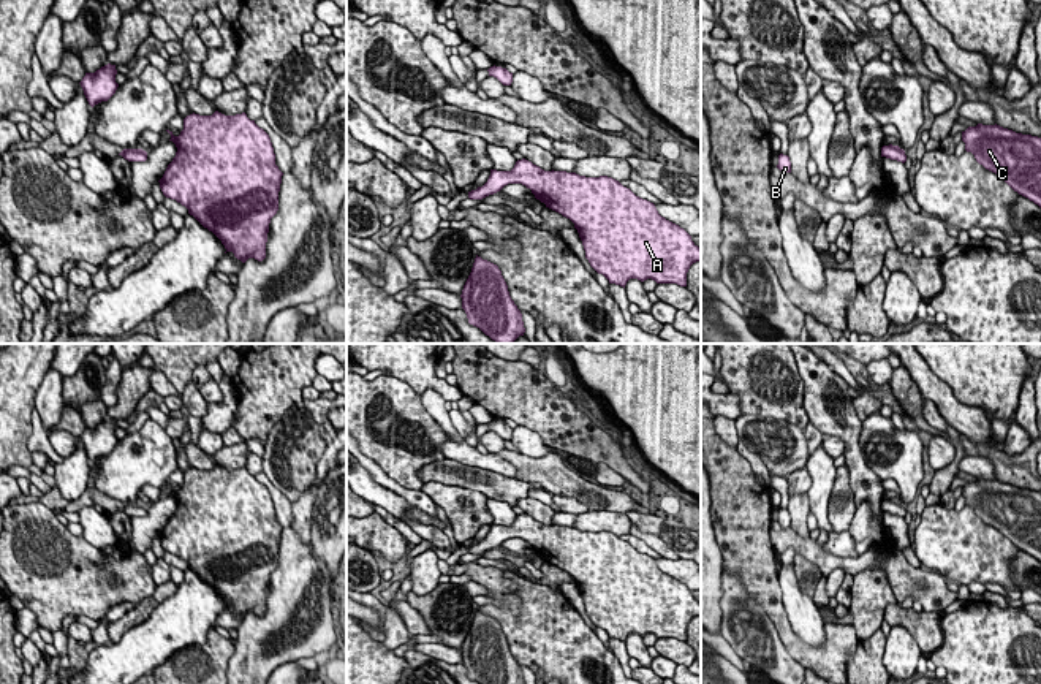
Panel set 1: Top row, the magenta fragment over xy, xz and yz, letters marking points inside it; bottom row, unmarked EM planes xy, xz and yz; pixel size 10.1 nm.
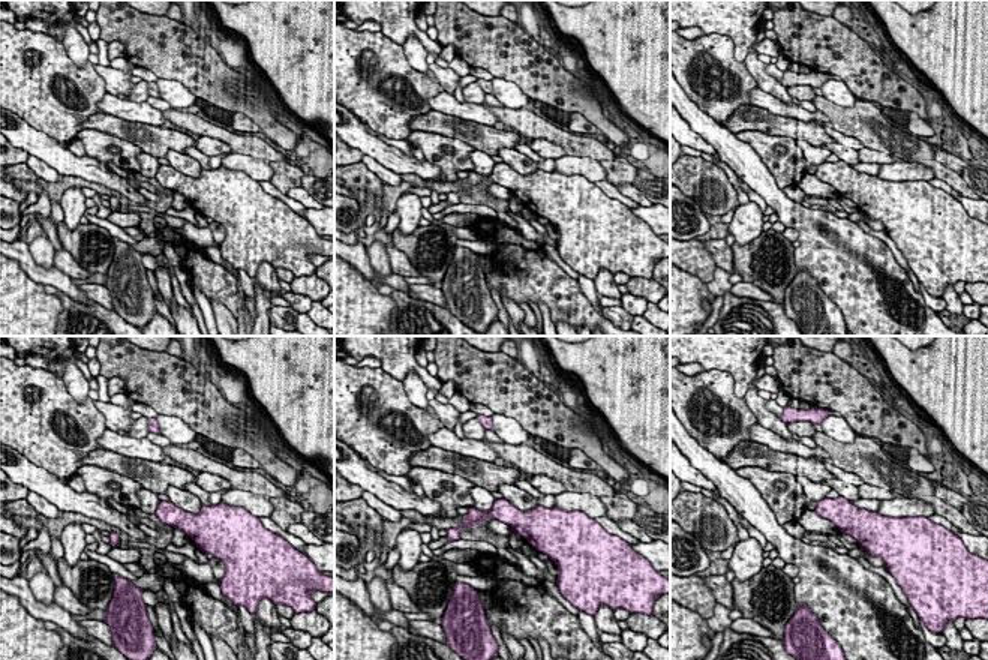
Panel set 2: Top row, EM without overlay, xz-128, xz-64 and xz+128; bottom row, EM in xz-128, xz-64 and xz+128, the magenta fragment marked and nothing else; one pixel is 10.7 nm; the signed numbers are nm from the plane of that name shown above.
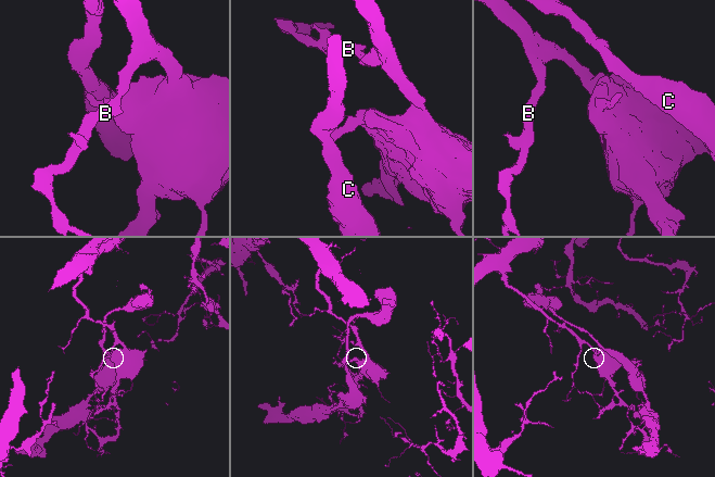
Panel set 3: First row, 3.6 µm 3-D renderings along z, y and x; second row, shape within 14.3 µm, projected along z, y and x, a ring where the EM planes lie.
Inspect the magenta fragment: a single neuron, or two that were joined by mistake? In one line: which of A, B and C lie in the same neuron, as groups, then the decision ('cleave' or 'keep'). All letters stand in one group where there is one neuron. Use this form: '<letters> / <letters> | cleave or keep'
A B C | keep

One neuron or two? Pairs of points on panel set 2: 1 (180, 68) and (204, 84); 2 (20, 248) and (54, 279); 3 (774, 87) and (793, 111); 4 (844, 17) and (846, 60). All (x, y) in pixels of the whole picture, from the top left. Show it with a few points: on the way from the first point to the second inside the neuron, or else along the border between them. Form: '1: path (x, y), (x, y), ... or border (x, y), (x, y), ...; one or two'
1: path (186, 68), (200, 78); one
2: path (24, 258), (44, 276); one
3: border (759, 87), (792, 104); two
4: border (832, 15), (843, 23), (852, 24); two

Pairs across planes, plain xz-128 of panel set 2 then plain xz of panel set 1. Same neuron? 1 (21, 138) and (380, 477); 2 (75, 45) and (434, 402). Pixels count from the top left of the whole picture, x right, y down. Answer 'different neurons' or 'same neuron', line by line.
1: different neurons
2: same neuron

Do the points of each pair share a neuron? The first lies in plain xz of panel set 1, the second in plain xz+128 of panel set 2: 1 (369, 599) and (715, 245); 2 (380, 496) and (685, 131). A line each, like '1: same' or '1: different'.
1: different
2: same

